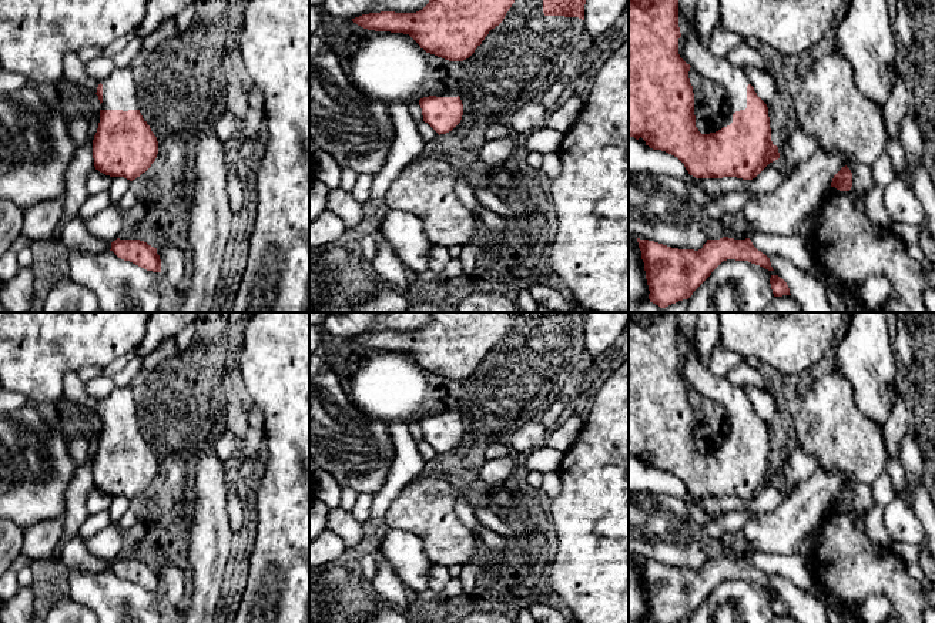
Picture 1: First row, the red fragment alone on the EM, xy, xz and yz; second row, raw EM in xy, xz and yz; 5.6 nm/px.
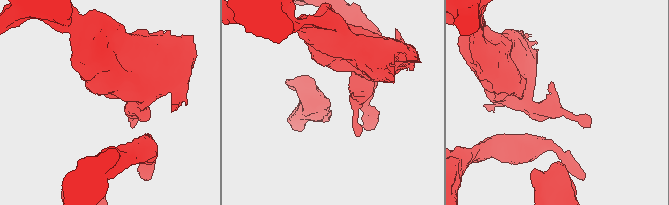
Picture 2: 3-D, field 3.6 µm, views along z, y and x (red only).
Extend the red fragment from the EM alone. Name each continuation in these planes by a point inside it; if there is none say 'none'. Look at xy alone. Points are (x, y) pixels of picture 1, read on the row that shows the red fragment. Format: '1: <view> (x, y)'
1: xy (120, 84)

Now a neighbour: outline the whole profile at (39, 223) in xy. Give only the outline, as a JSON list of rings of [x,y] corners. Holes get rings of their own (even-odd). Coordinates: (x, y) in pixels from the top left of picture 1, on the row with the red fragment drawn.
[[[64,194],[26,210],[23,214],[21,235],[30,242],[47,240],[58,225],[64,210]]]

